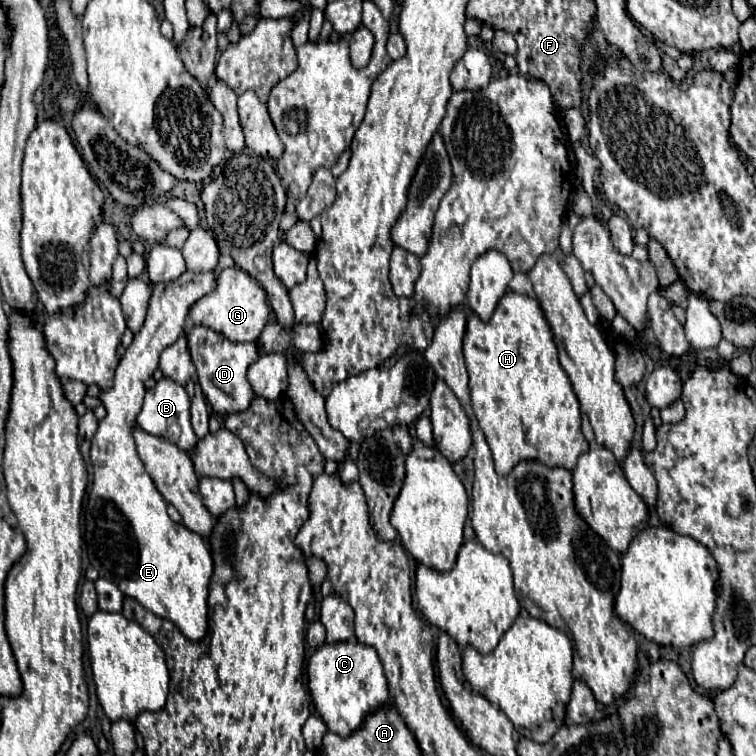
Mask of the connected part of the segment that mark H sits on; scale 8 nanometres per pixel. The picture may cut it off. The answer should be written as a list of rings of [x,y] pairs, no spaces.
[[[507,292],[499,300],[489,322],[481,322],[477,314],[469,314],[467,332],[463,340],[463,354],[469,372],[473,414],[493,452],[495,470],[499,472],[499,476],[507,476],[507,472],[511,472],[511,468],[519,460],[539,460],[549,468],[575,468],[577,458],[589,450],[589,442],[581,432],[579,400],[573,392],[569,376],[559,364],[553,332],[541,310],[541,304],[535,298]]]

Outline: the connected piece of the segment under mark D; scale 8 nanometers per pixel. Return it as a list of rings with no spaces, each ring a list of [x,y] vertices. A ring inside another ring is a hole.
[[[193,326],[187,330],[189,350],[193,364],[197,368],[199,386],[209,400],[211,408],[217,414],[233,414],[233,412],[245,412],[255,398],[255,392],[247,380],[247,368],[253,360],[259,358],[259,346],[257,342],[229,342],[223,334],[205,328],[205,326]]]

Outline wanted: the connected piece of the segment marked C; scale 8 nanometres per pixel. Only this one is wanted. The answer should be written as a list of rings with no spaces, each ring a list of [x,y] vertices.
[[[359,642],[323,644],[307,664],[309,692],[327,728],[339,736],[349,736],[363,724],[363,718],[389,700],[389,686],[383,664],[375,648]]]

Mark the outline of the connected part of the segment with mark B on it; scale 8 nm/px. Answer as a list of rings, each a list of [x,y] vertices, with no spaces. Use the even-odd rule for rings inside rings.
[[[163,376],[151,390],[147,390],[143,400],[143,410],[139,412],[139,426],[155,436],[163,436],[169,442],[177,444],[183,450],[191,450],[197,444],[197,436],[191,428],[191,416],[189,416],[189,396],[185,386],[175,384],[171,378]]]

